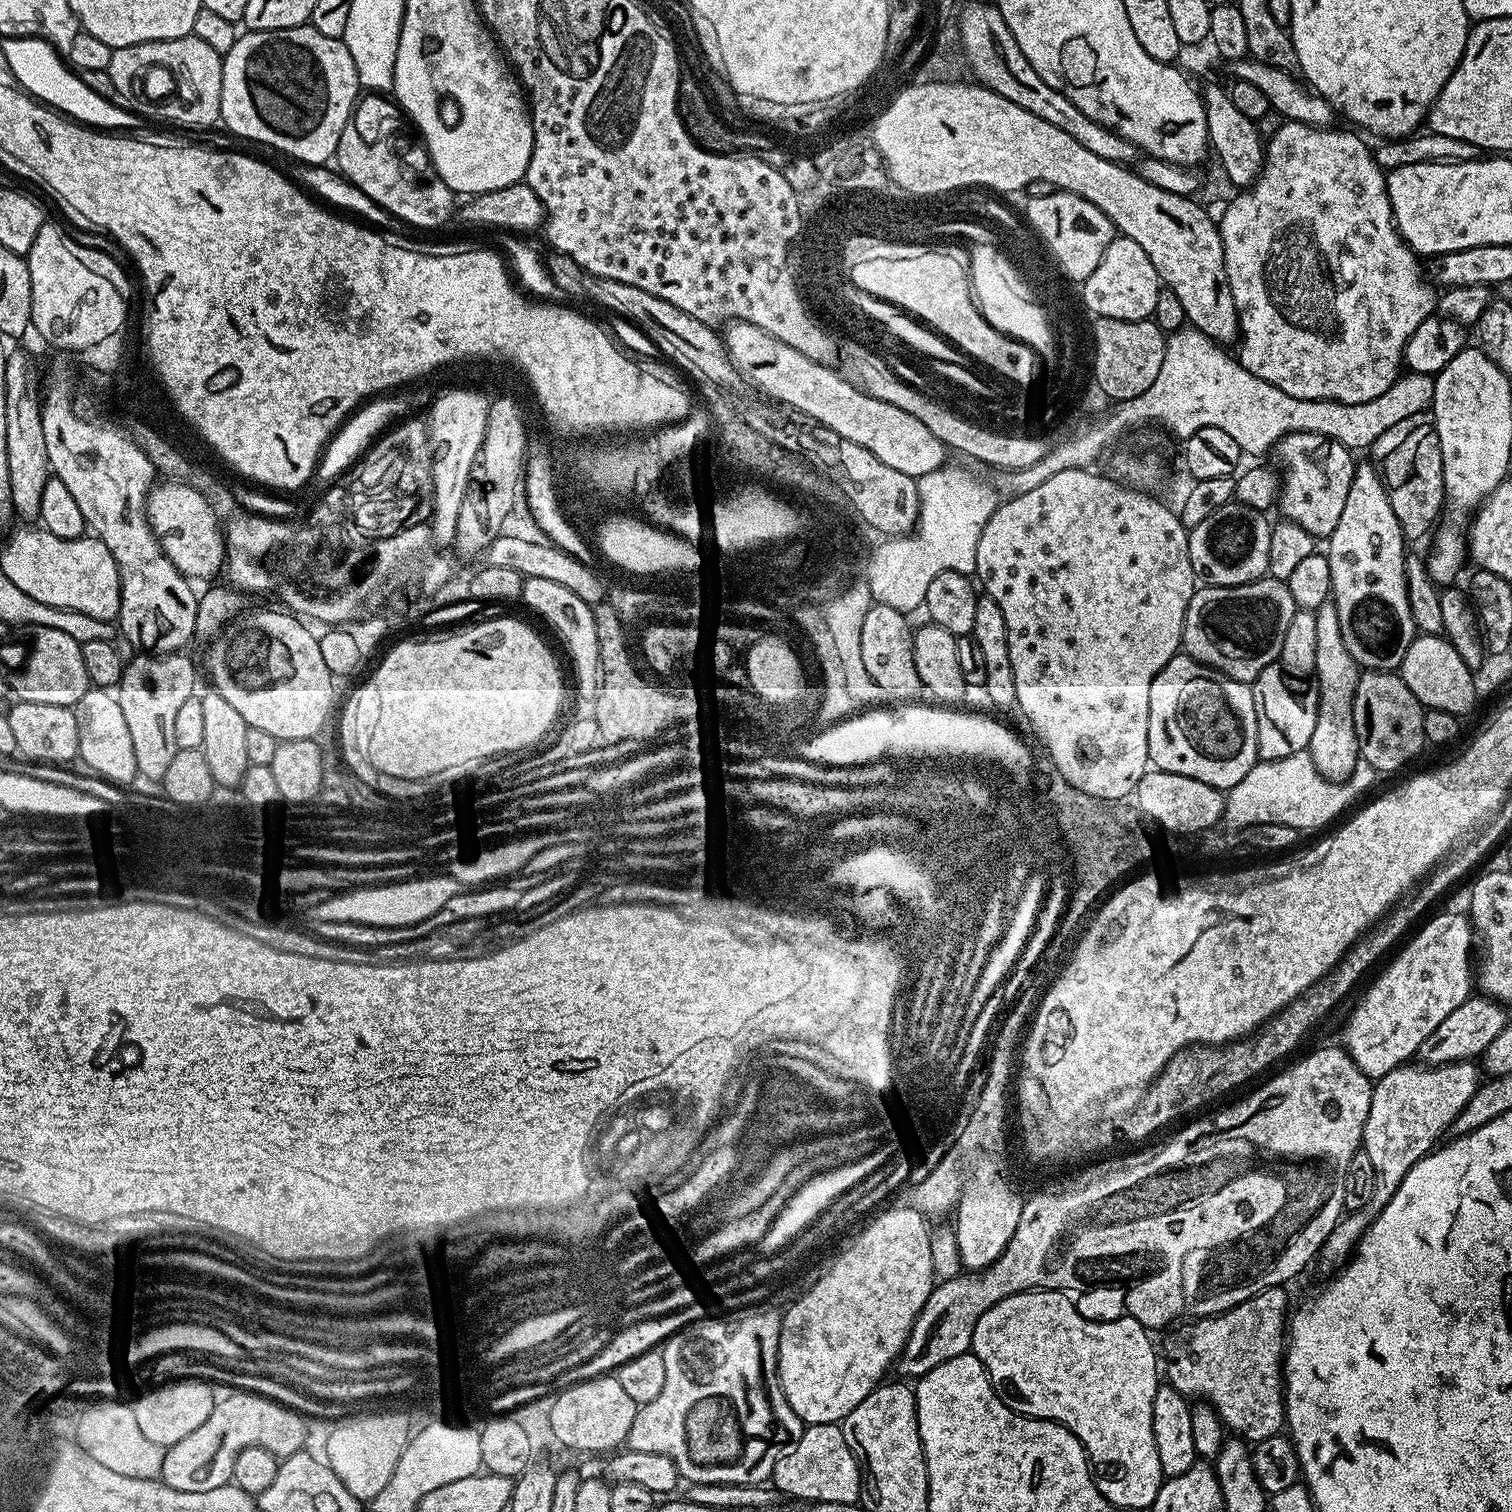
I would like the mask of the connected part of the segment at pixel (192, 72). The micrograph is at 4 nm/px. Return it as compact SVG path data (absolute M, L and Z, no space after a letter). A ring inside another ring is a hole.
M191 34L182 38L169 40L151 40L145 44L113 48L110 66L107 68L106 79L116 87L121 101L133 100L136 103L134 112L149 120L165 120L168 124L197 124L200 128L208 128L220 119L219 102L222 99L222 74L224 57L214 50L202 38ZM168 76L176 87L176 96L164 96L168 92Z

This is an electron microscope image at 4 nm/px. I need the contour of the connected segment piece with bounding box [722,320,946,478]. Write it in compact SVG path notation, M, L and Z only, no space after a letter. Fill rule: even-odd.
M750 322L729 323L722 335L741 377L761 388L769 401L806 413L810 420L834 430L834 434L842 434L842 438L850 438L850 442L858 442L858 446L866 446L866 450L886 462L886 466L902 470L907 476L919 478L945 467L943 442L934 438L914 414L906 414L906 410L898 410L898 406L874 398L852 380L853 385L846 377L839 376L833 367L815 364L806 354L798 354L794 346L786 346L786 342Z

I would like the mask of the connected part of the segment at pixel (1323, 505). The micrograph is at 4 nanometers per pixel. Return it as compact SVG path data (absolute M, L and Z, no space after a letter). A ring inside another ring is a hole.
M1292 432L1276 443L1274 455L1284 467L1278 497L1283 519L1296 523L1315 538L1331 536L1334 526L1338 526L1342 506L1346 506L1350 482L1354 482L1357 461L1352 460L1353 453L1336 440L1309 432Z

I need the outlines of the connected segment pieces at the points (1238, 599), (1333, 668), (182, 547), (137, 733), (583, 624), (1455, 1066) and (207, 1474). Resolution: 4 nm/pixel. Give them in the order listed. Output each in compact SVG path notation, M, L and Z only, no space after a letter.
M1261 578L1229 588L1197 587L1184 619L1183 651L1198 663L1251 685L1266 666L1279 661L1286 629L1297 610L1294 597L1283 580Z
M1329 602L1318 606L1315 614L1318 627L1314 629L1314 634L1318 637L1318 651L1314 653L1316 663L1314 679L1318 686L1318 722L1314 722L1314 734L1310 734L1306 751L1314 762L1318 774L1322 774L1328 780L1347 780L1356 769L1356 765L1361 763L1358 738L1354 734L1354 694L1362 669L1354 662L1354 658L1350 658L1346 642L1342 642L1342 626L1338 626L1338 610L1335 604Z
M160 482L148 493L148 524L166 558L183 576L193 581L208 580L226 564L226 549L221 525L212 521L213 513L200 496L173 482Z
M136 654L124 665L118 685L122 714L134 742L136 771L148 780L163 781L177 746L174 742L174 721L186 698L196 689L196 668L188 654Z
M527 578L523 581L522 603L532 612L537 612L548 624L556 627L558 635L564 639L568 652L572 655L574 676L584 676L584 684L592 684L592 660L601 663L602 649L595 626L593 605L587 604L574 594L574 590L566 590L566 586L558 586L558 582L550 582L550 578Z
M1471 1060L1447 1063L1440 1064L1437 1068L1428 1068L1432 1066L1421 1066L1416 1062L1401 1064L1400 1067L1390 1070L1390 1074L1386 1074L1381 1080L1373 1083L1370 1114L1366 1118L1362 1150L1370 1154L1370 1163L1376 1171L1377 1185L1400 1184L1410 1169L1437 1147L1441 1139L1439 1136L1463 1114L1464 1107L1467 1104L1469 1107L1475 1101L1476 1090L1482 1083L1482 1075L1480 1076L1479 1070L1475 1068L1477 1065Z
M229 1391L216 1401L210 1418L198 1426L198 1430L186 1434L182 1442L174 1442L166 1449L159 1479L174 1490L192 1493L201 1490L218 1490L218 1486L229 1483L234 1462L244 1448L261 1448L271 1456L280 1458L285 1453L296 1452L305 1447L305 1417L281 1404L275 1404L249 1392Z

